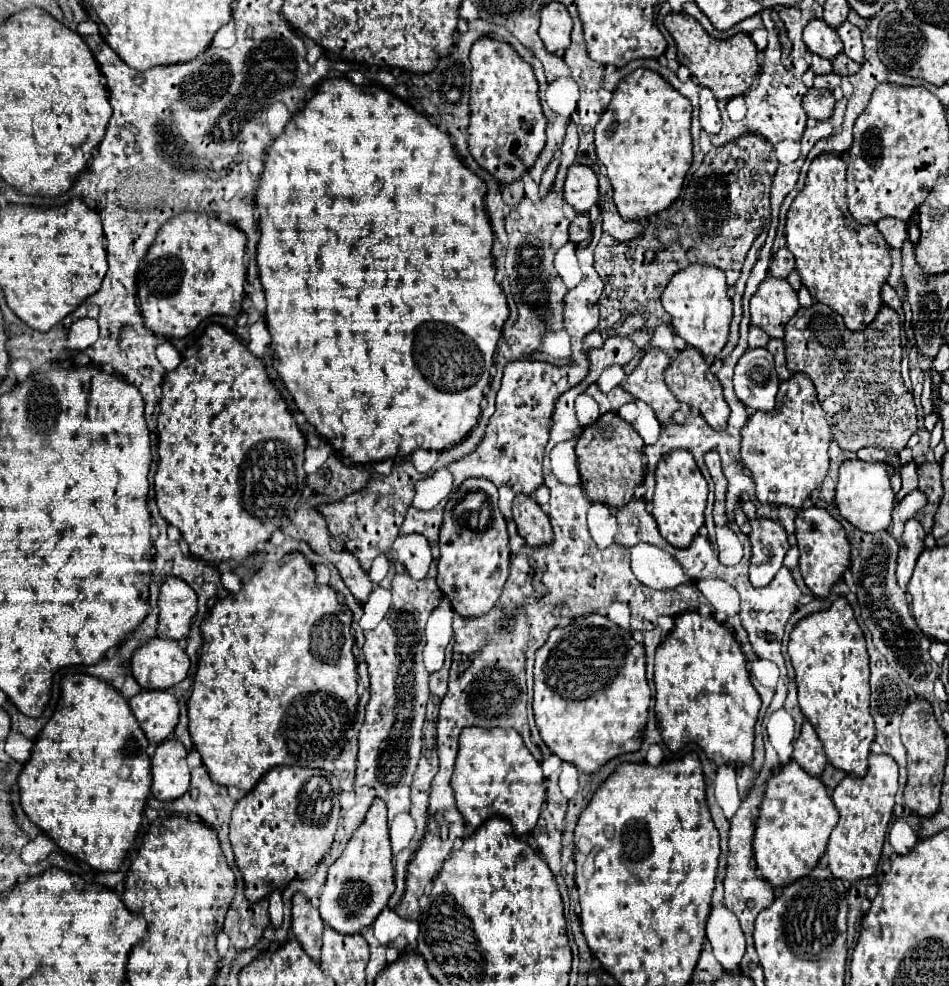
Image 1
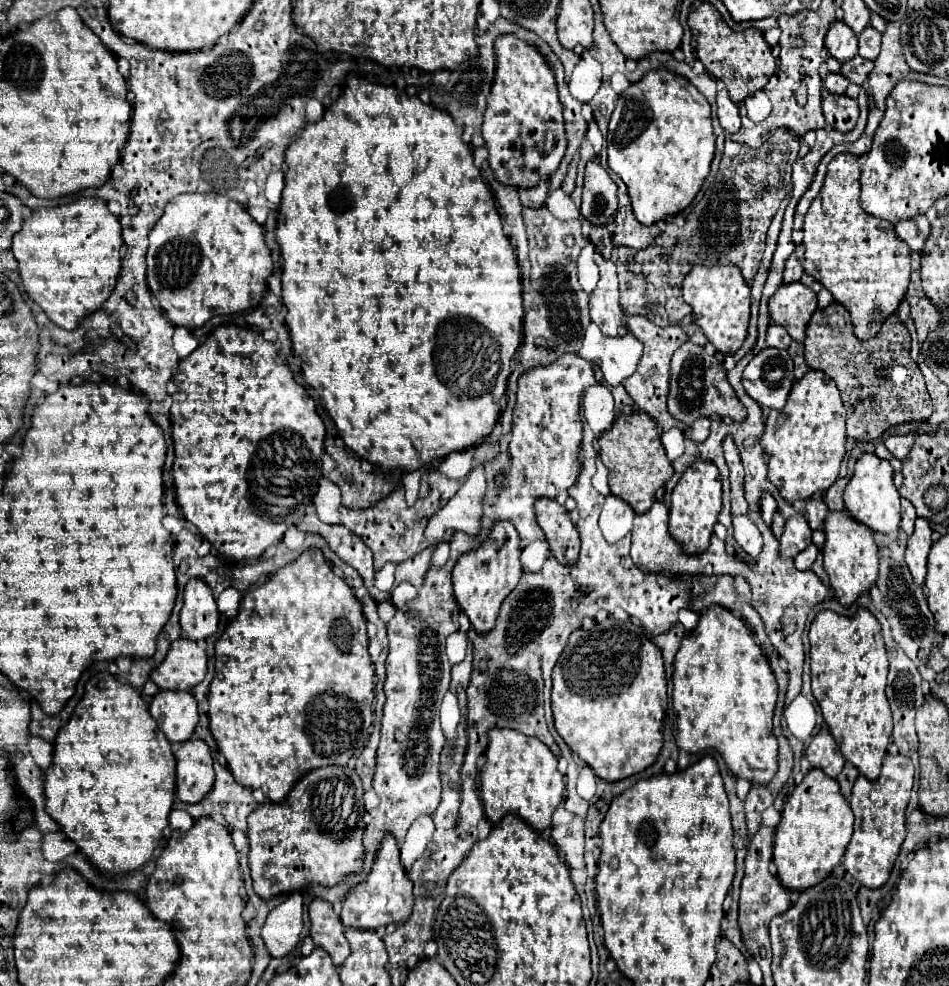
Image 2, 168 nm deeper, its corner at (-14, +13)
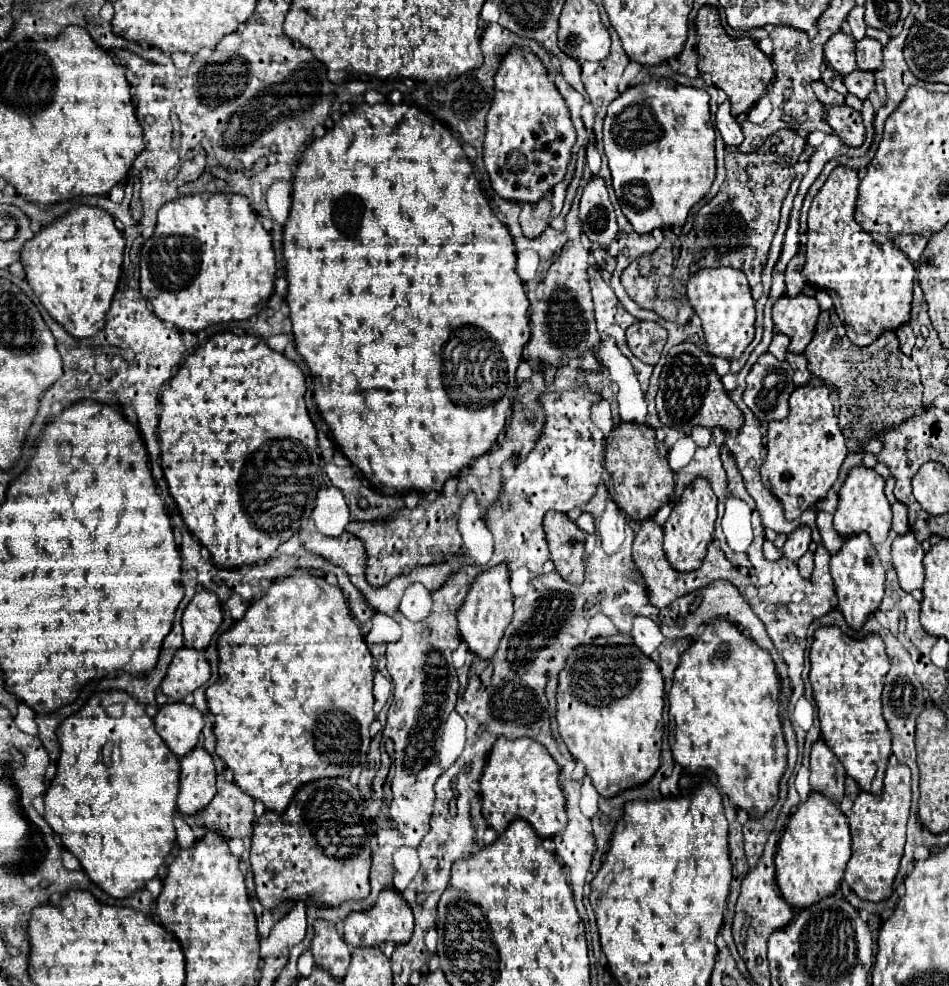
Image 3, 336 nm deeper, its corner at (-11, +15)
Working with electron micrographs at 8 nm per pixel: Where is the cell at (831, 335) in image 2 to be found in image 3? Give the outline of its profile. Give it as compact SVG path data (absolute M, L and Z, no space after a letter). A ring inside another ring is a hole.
M828 310L820 314L812 342L806 348L808 368L812 376L828 380L840 392L840 428L846 438L856 442L868 442L876 438L888 424L914 416L922 410L922 382L918 366L898 348L894 332L884 332L872 346L854 346L844 330L844 324L836 320L836 312Z

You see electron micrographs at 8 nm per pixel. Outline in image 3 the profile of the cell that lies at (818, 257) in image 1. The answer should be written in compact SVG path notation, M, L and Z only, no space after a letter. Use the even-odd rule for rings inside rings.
M838 166L828 182L820 188L816 194L816 200L812 202L812 208L808 212L808 244L806 244L806 264L802 268L804 278L824 290L832 302L838 318L846 326L846 334L856 346L870 346L882 332L898 330L900 326L910 322L912 312L912 290L916 280L916 268L914 264L890 242L890 244L878 244L874 234L864 232L856 220L854 220L854 208L858 200L858 184L860 178L856 170Z

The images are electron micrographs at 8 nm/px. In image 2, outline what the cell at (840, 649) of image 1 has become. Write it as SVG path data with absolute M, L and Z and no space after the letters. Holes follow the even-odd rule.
M859 608L855 616L841 616L833 610L817 614L811 630L811 680L813 696L823 712L829 732L839 744L845 760L855 764L859 772L875 780L881 772L881 760L891 742L891 710L885 696L887 654L877 618Z

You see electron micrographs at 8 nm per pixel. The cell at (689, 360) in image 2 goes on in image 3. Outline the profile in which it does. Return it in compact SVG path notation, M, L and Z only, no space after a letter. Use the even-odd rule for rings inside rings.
M682 342L670 348L666 364L660 374L660 390L656 394L656 410L662 424L676 428L684 434L690 434L694 426L704 428L722 428L726 432L736 432L742 428L742 412L730 400L724 384L720 382L710 354L700 350L692 342Z

